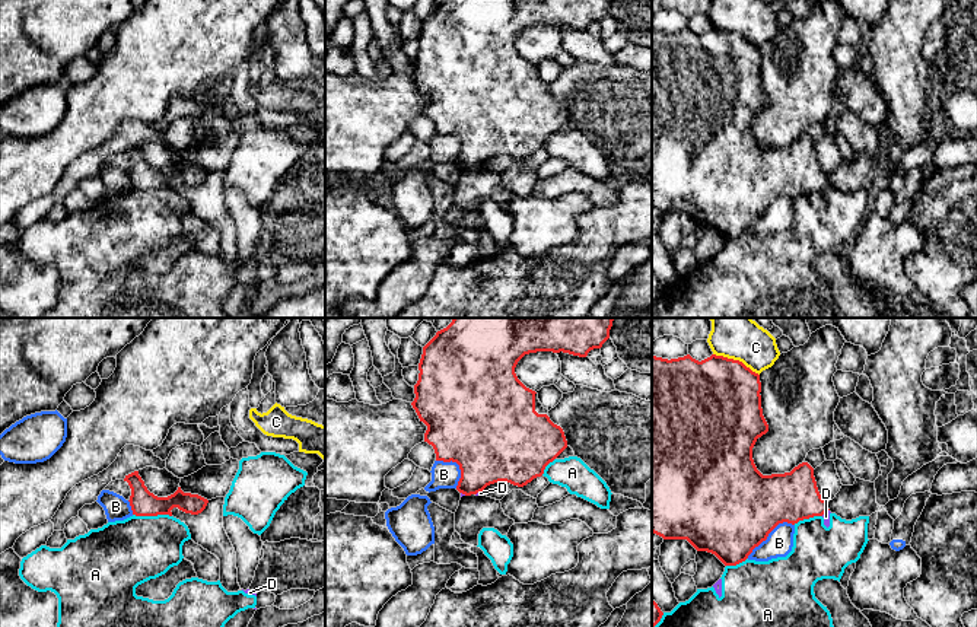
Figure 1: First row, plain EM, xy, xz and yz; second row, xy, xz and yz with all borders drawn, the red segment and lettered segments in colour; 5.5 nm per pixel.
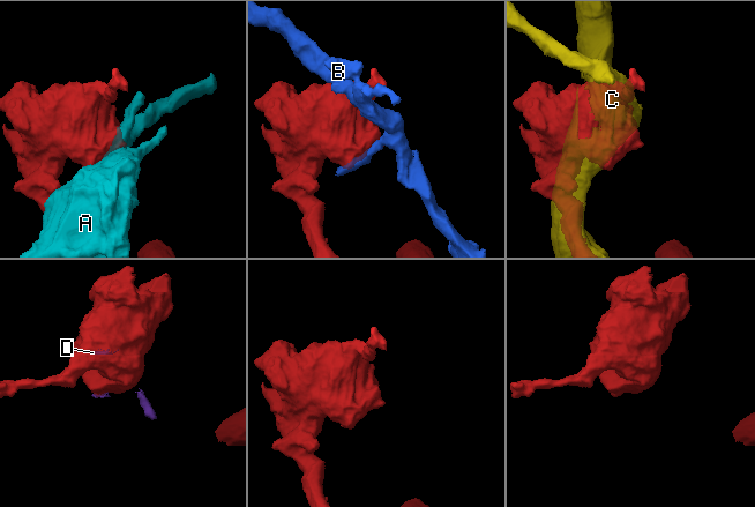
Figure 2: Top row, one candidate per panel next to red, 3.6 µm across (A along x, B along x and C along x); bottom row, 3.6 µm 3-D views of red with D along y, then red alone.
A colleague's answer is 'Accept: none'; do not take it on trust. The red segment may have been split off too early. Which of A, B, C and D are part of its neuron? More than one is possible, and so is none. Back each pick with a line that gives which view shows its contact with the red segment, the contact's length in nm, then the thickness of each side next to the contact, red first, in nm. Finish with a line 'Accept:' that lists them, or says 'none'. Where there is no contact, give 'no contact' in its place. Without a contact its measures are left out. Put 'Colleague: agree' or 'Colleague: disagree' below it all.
Accept: none
Colleague: agree

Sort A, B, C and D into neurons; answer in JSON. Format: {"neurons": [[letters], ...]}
{"neurons": [["A", "D"], ["B"], ["C"]]}

